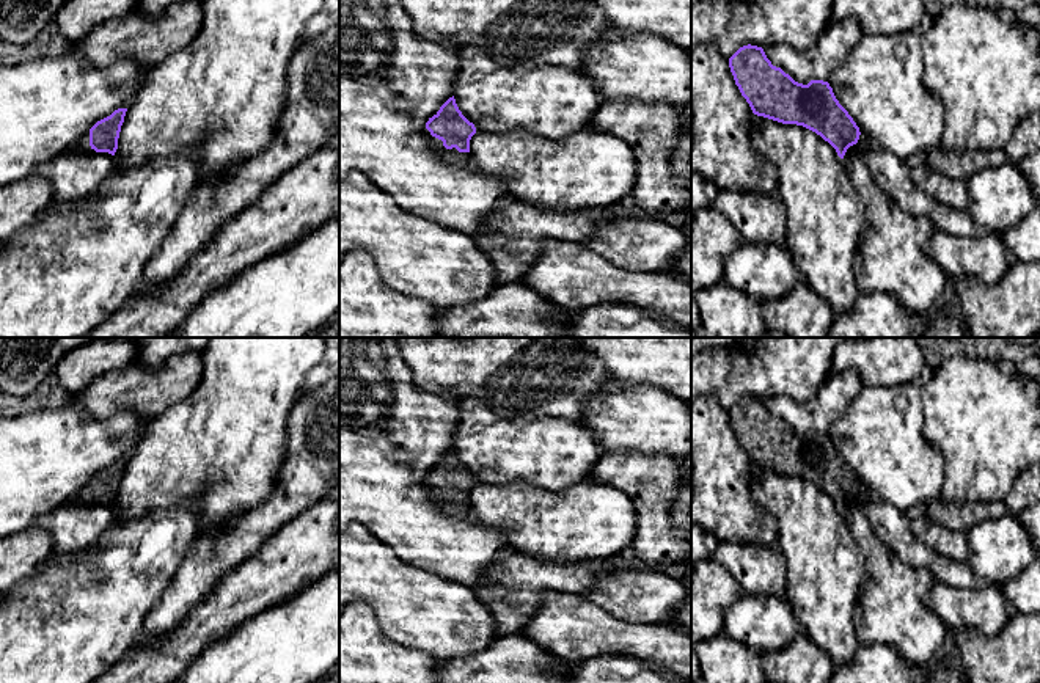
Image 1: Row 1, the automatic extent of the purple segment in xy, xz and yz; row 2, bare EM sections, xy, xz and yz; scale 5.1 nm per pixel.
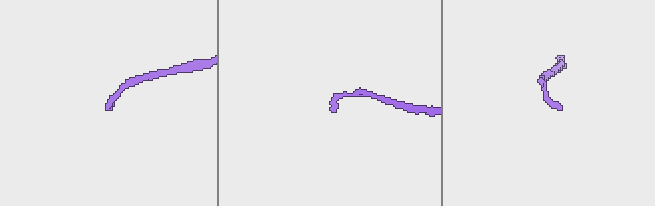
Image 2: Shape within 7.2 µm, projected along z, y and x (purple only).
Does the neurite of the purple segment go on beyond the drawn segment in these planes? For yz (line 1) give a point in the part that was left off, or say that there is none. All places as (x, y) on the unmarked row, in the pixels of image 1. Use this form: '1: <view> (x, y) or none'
1: yz (864, 496)

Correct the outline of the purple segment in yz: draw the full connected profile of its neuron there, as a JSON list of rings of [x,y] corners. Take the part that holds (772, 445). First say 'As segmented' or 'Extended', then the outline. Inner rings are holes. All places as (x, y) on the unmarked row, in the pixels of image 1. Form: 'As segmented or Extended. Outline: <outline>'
Extended. Outline: [[[751,396],[729,410],[729,419],[754,466],[815,484],[840,510],[853,496],[866,507],[875,501],[839,455],[828,433],[798,435],[773,418],[762,399]]]

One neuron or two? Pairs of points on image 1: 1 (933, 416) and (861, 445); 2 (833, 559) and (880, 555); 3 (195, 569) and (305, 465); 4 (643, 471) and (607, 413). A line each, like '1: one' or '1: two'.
1: two
2: two
3: one
4: two

